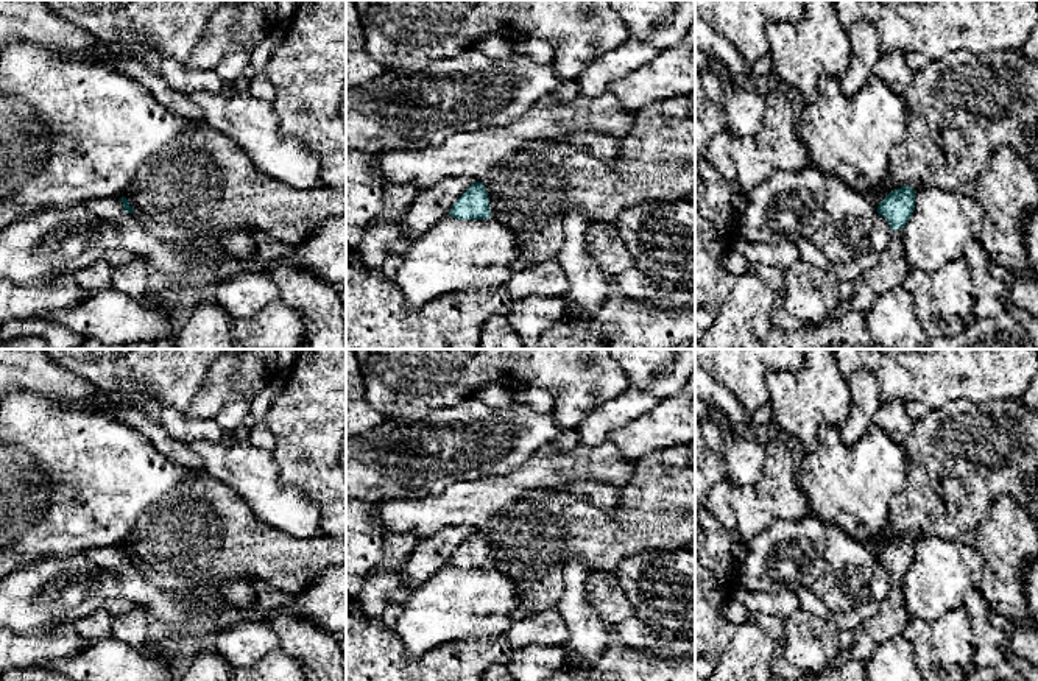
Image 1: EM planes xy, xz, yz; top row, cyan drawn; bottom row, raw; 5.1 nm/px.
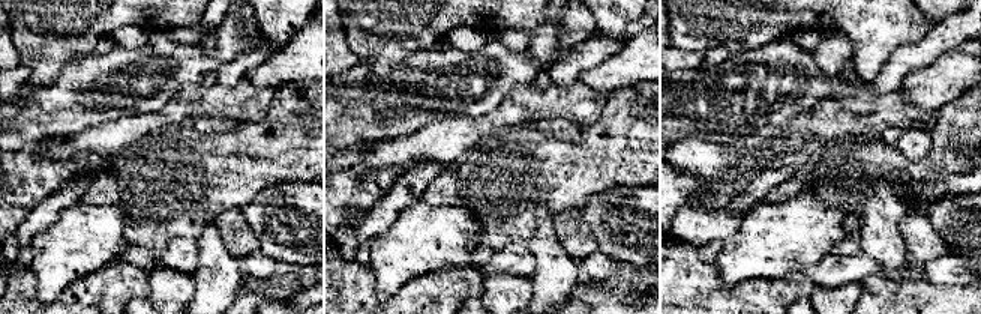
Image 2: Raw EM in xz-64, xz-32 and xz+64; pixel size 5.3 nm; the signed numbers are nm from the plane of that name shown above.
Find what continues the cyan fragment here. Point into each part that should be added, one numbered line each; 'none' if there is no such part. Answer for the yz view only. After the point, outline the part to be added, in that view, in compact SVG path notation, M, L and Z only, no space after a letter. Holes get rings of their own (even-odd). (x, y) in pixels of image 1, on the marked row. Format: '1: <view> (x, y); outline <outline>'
1: yz (889, 273); outline M902 229L891 231L890 243L881 252L879 262L856 281L856 290L845 307L865 315L876 298L902 285L909 270Z

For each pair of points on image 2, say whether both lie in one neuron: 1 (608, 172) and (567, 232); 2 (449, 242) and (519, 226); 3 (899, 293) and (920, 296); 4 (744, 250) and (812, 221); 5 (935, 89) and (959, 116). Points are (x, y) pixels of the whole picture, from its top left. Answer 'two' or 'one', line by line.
1: two
2: two
3: one
4: one
5: two

